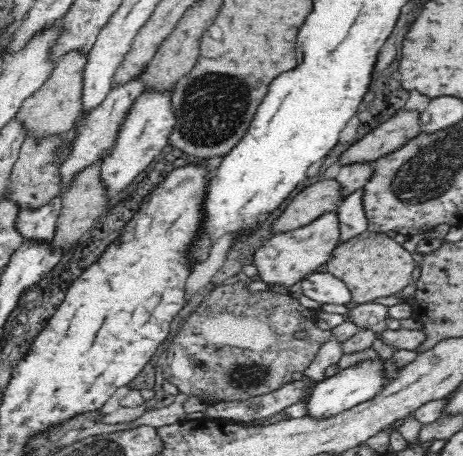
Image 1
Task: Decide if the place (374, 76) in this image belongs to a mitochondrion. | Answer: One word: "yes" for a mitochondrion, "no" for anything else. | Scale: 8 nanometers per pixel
no

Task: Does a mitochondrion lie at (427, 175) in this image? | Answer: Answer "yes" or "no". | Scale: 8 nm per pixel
yes

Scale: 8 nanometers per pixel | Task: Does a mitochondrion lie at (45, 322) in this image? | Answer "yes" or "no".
no

